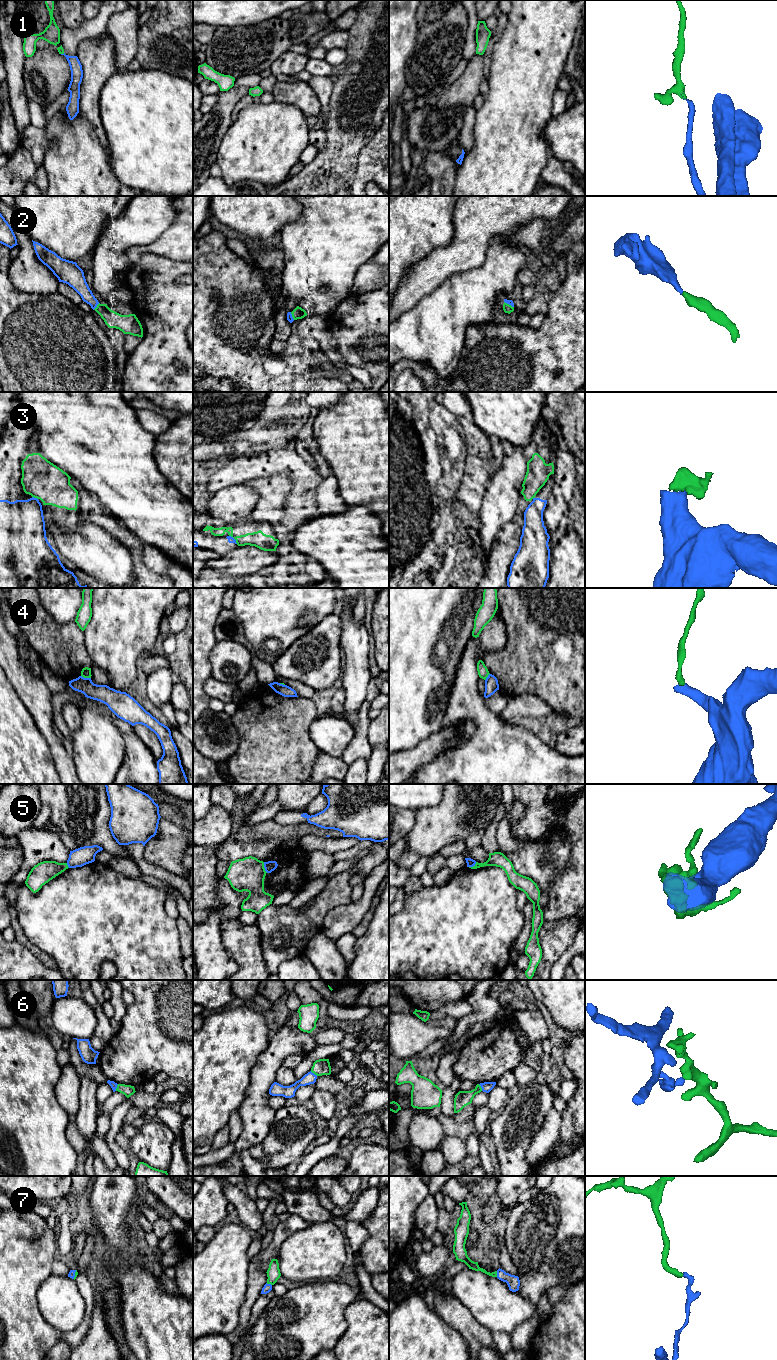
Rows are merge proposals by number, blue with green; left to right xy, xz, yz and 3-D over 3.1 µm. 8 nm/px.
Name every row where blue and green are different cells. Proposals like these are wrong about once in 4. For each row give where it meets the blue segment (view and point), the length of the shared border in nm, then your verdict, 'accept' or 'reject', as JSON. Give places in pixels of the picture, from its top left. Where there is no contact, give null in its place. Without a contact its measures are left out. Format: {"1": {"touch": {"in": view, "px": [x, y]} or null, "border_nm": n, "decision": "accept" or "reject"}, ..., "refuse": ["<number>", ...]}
{"1": {"touch": {"in": "xy", "px": [62, 54]}, "border_nm": 30, "decision": "accept"}, "2": {"touch": {"in": "xy", "px": [96, 306]}, "border_nm": 80, "decision": "accept"}, "3": {"touch": {"in": "xy", "px": [35, 498]}, "border_nm": 50, "decision": "reject"}, "4": {"touch": {"in": "xy", "px": [86, 678]}, "border_nm": 80, "decision": "reject"}, "5": {"touch": {"in": "xz", "px": [264, 867]}, "border_nm": 90, "decision": "reject"}, "6": {"touch": {"in": "xy", "px": [116, 1087]}, "border_nm": 60, "decision": "reject"}, "7": {"touch": {"in": "yz", "px": [497, 1274]}, "border_nm": 50, "decision": "accept"}, "refuse": ["3", "4", "5", "6"]}

